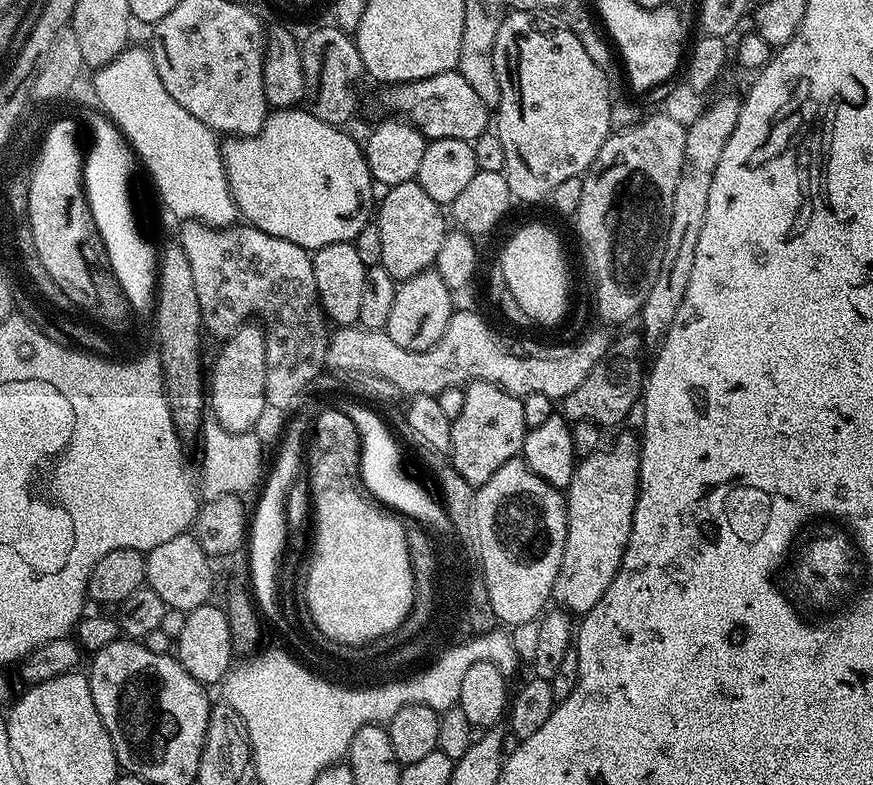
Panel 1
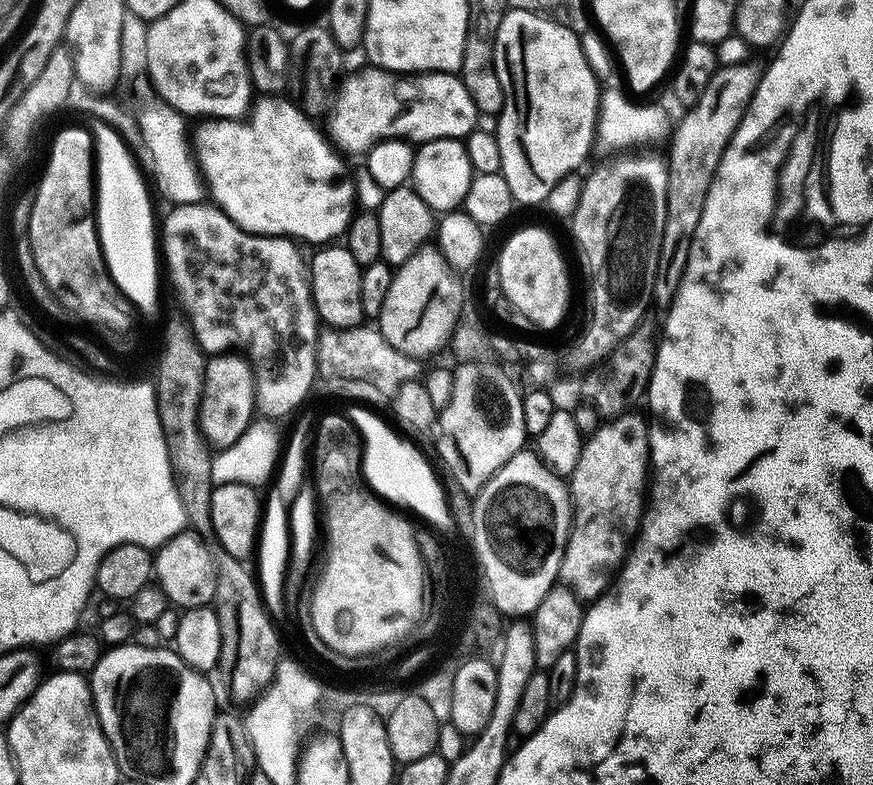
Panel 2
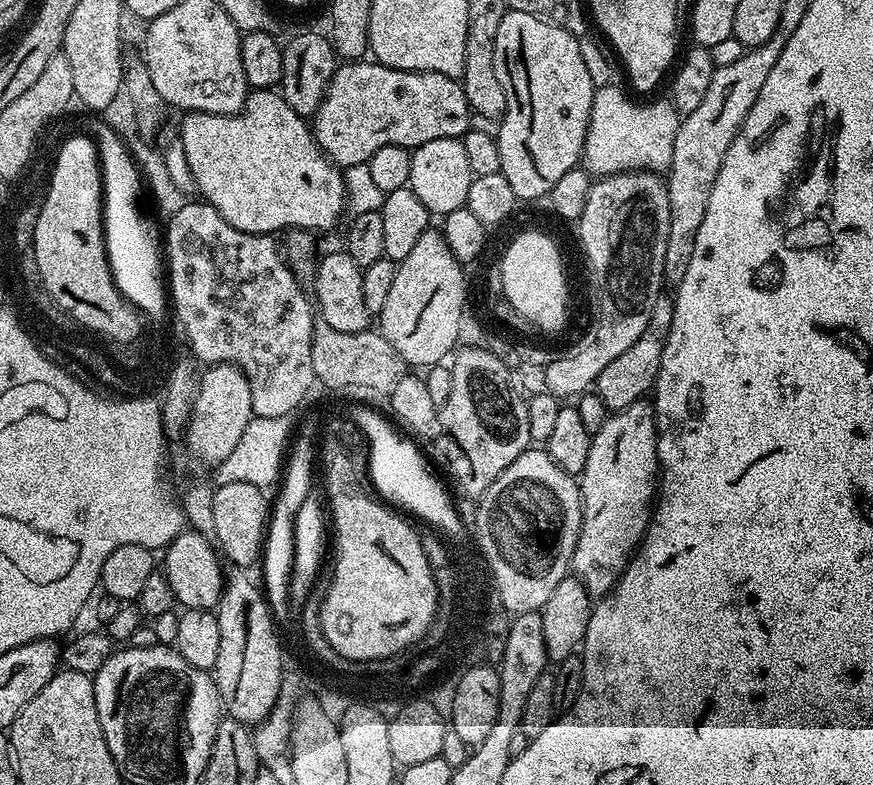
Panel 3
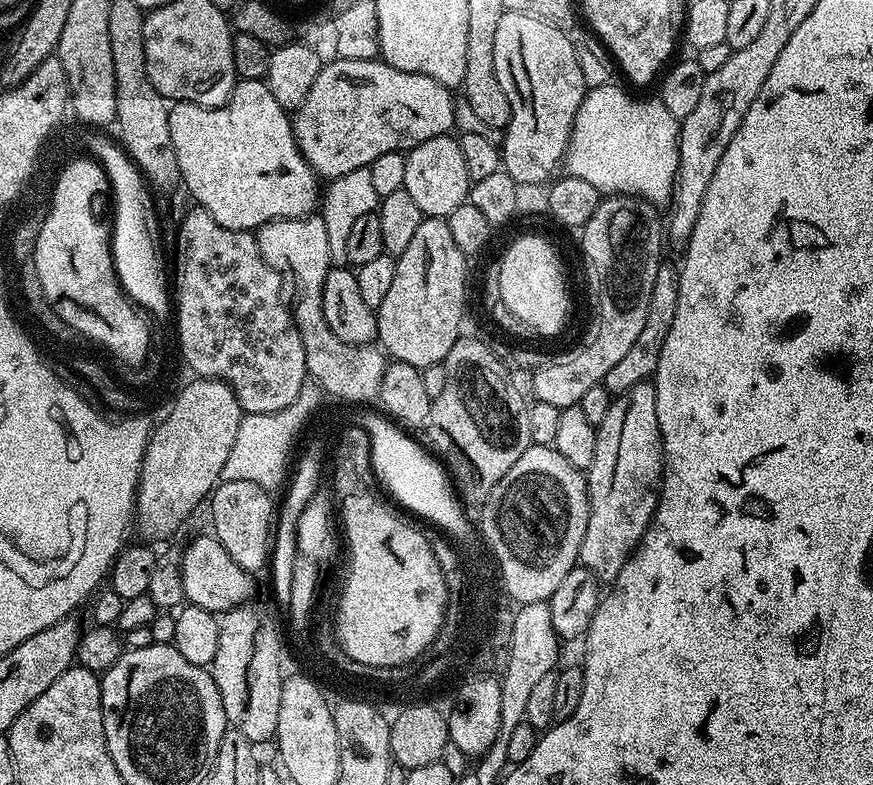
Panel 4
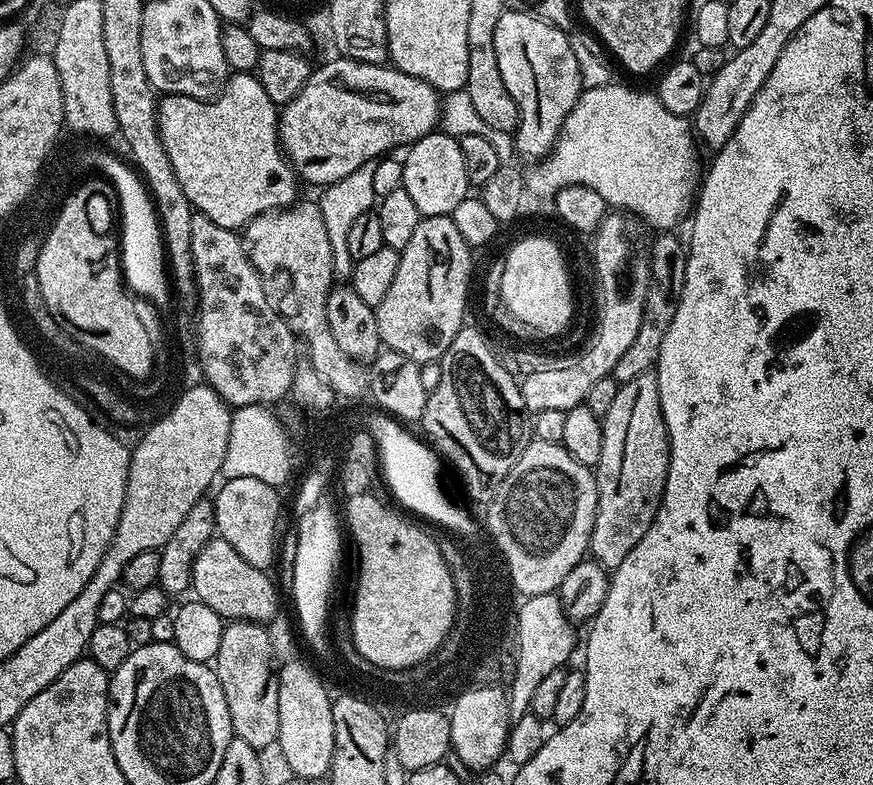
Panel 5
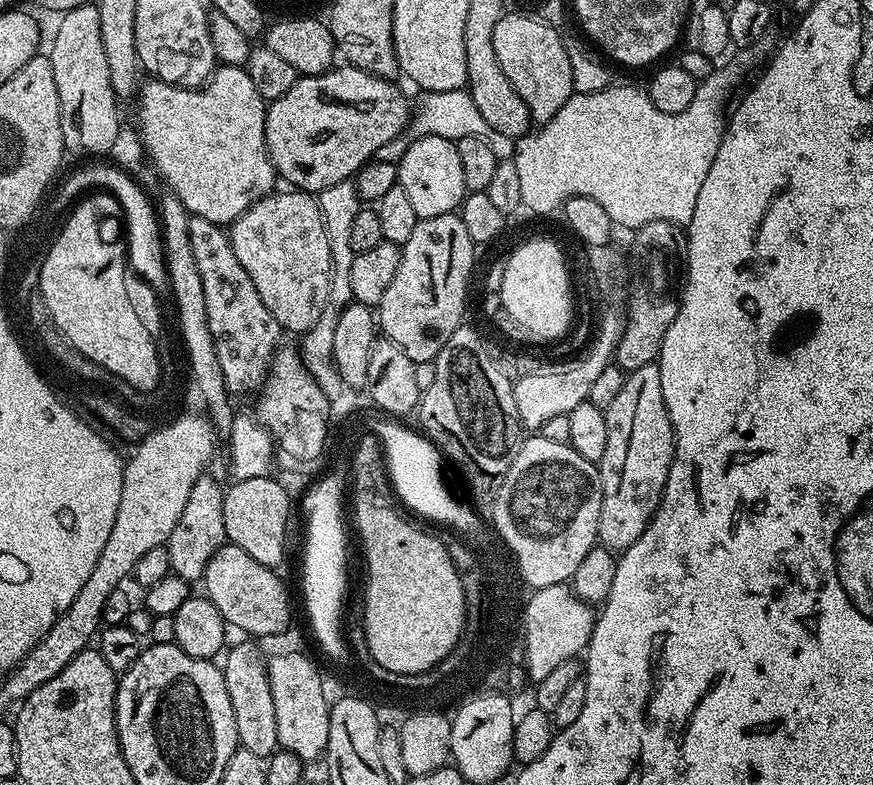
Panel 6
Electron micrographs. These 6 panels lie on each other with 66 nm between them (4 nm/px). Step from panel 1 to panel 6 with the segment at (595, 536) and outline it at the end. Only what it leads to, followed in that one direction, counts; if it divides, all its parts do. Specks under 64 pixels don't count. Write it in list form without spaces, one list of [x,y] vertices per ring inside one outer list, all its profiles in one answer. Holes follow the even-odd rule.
[[[659,363],[638,366],[638,370],[627,373],[622,382],[622,391],[614,397],[614,402],[604,413],[606,418],[606,454],[600,463],[602,482],[602,510],[598,522],[598,540],[603,547],[613,553],[623,553],[625,548],[634,546],[638,538],[648,529],[652,516],[660,505],[664,494],[666,478],[670,474],[672,459],[676,453],[676,431],[672,428],[666,402],[662,398],[662,374]]]

